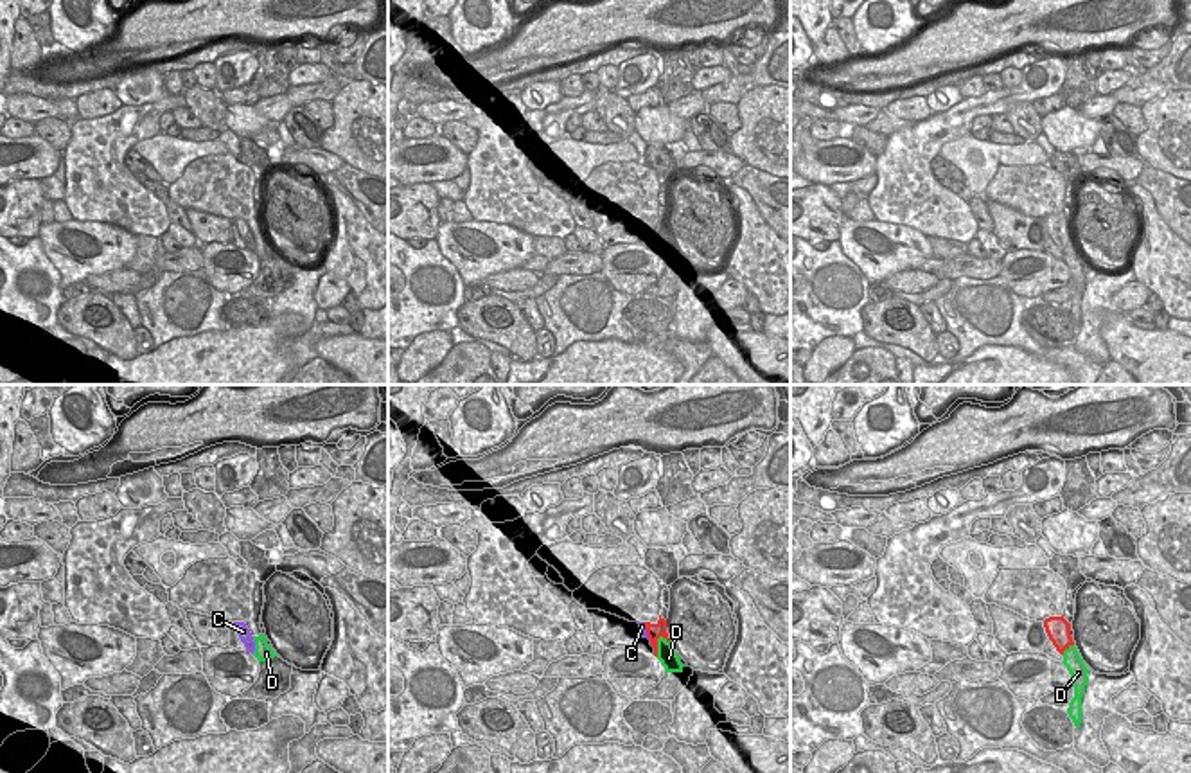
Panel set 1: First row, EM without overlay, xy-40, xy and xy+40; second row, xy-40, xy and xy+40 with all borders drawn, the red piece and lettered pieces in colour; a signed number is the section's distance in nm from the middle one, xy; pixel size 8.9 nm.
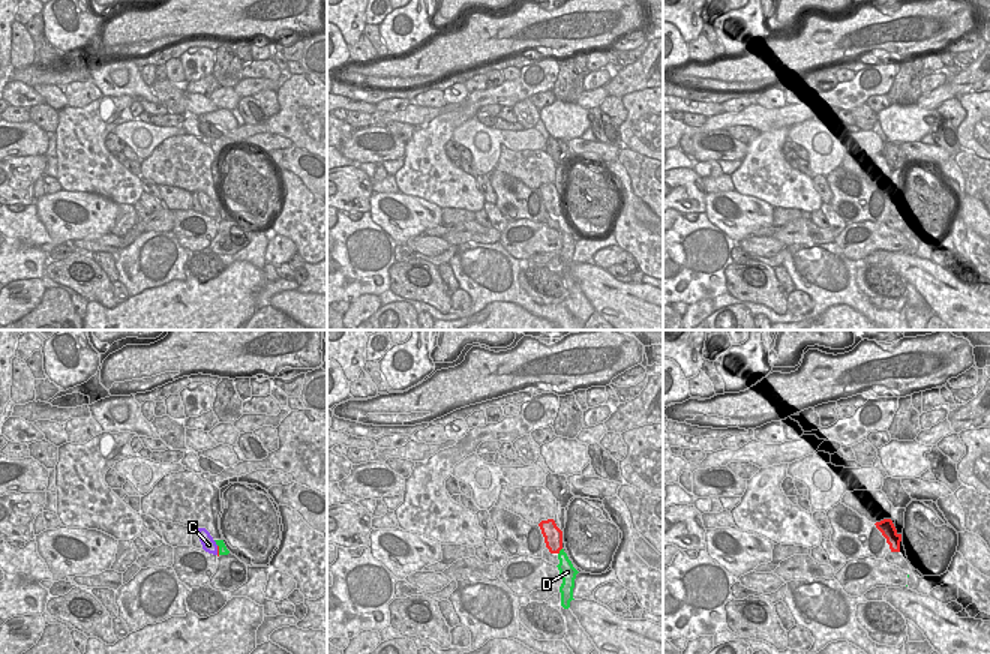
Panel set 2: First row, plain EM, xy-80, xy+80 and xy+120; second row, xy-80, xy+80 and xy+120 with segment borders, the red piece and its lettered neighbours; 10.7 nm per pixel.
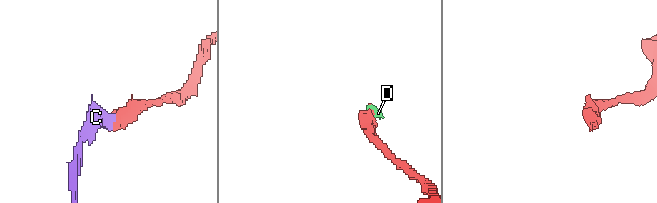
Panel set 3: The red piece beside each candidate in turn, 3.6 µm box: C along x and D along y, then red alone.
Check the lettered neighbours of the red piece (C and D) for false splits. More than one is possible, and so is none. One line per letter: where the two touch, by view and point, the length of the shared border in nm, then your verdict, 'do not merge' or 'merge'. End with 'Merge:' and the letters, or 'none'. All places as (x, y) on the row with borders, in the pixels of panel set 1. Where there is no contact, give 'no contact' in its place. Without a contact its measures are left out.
C: contact xy (645, 628); length 160 nm; merge
D: contact xy (656, 646); length 220 nm; do not merge
Merge: C

